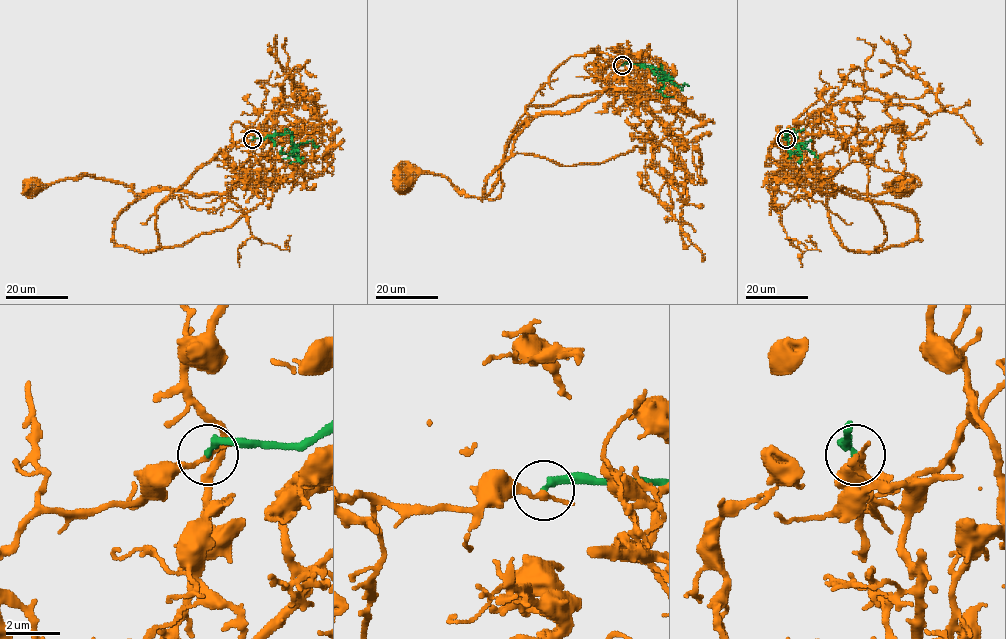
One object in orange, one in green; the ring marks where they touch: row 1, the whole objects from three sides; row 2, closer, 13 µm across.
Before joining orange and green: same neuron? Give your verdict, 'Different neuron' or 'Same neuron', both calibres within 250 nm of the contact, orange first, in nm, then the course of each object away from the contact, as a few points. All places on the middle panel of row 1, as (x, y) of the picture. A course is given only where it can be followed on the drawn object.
Different neuron. Thickness 160 nm (orange) against 240 nm. Course of orange: (623, 65), (598, 66), (610, 81), (592, 99), (514, 134), (496, 197), (467, 196), (444, 176), (402, 179). Course of green: (623, 65), (655, 66), (667, 81), (652, 73), (652, 67)

